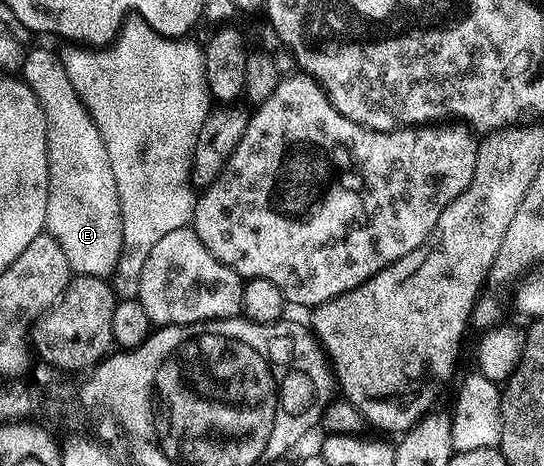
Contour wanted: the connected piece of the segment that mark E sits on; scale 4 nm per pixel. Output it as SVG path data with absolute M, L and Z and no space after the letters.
M35 48L32 52L30 49L23 58L21 78L33 90L33 94L38 98L47 119L47 153L49 154L49 178L51 179L51 185L49 186L49 202L47 203L46 235L56 240L61 246L61 250L65 250L65 258L69 258L69 266L75 276L110 277L121 258L121 230L123 229L123 223L121 222L121 210L119 209L119 199L117 198L117 182L113 182L113 166L109 166L109 154L105 154L105 142L101 138L93 118L88 114L87 107L83 105L82 98L77 94L77 90L73 90L73 82L69 82L67 77L67 67L65 67L58 55L54 56L47 48Z

